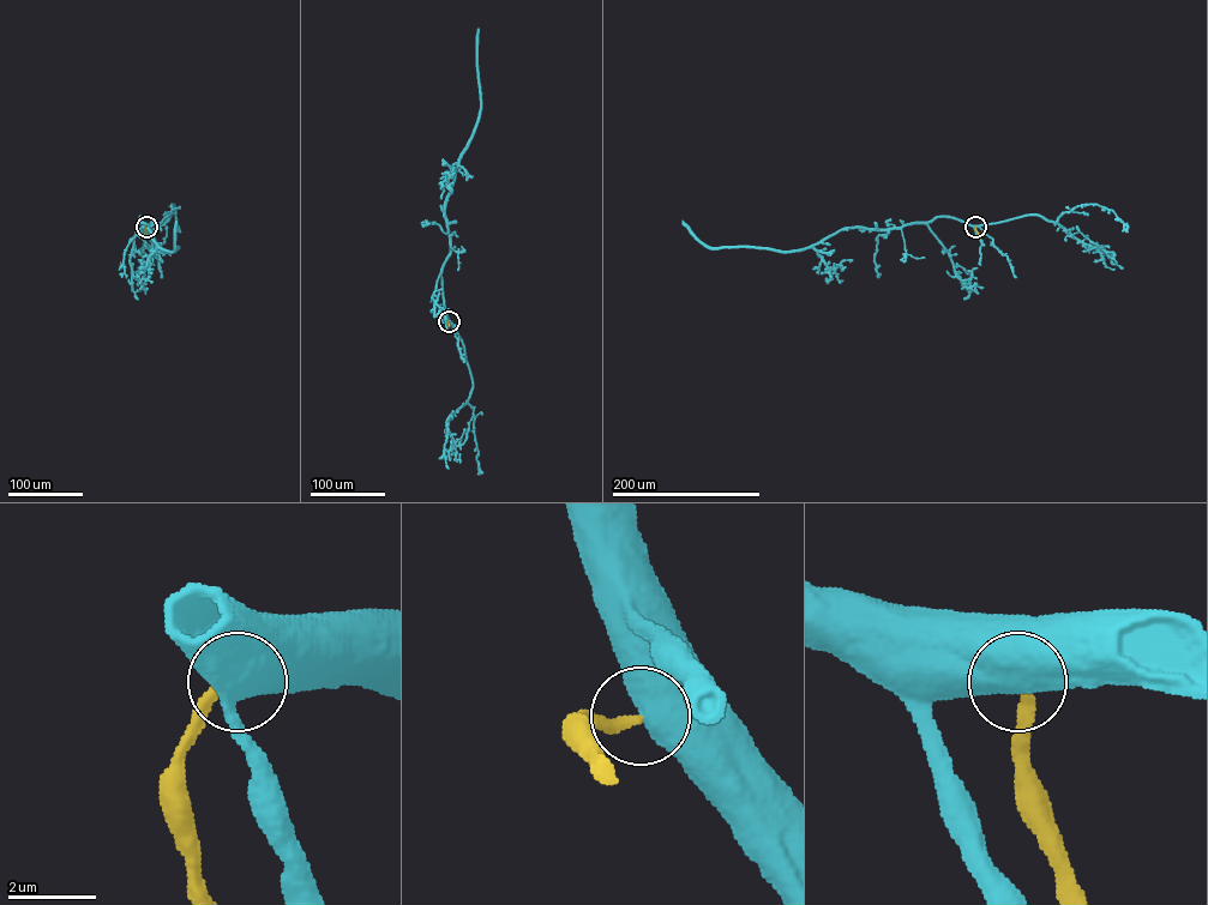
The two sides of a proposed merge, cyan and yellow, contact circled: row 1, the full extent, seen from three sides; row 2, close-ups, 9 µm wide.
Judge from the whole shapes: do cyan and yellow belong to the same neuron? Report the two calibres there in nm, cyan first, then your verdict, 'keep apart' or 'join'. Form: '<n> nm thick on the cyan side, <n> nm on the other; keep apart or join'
750 nm thick on the cyan side, 200 nm on the other; join

